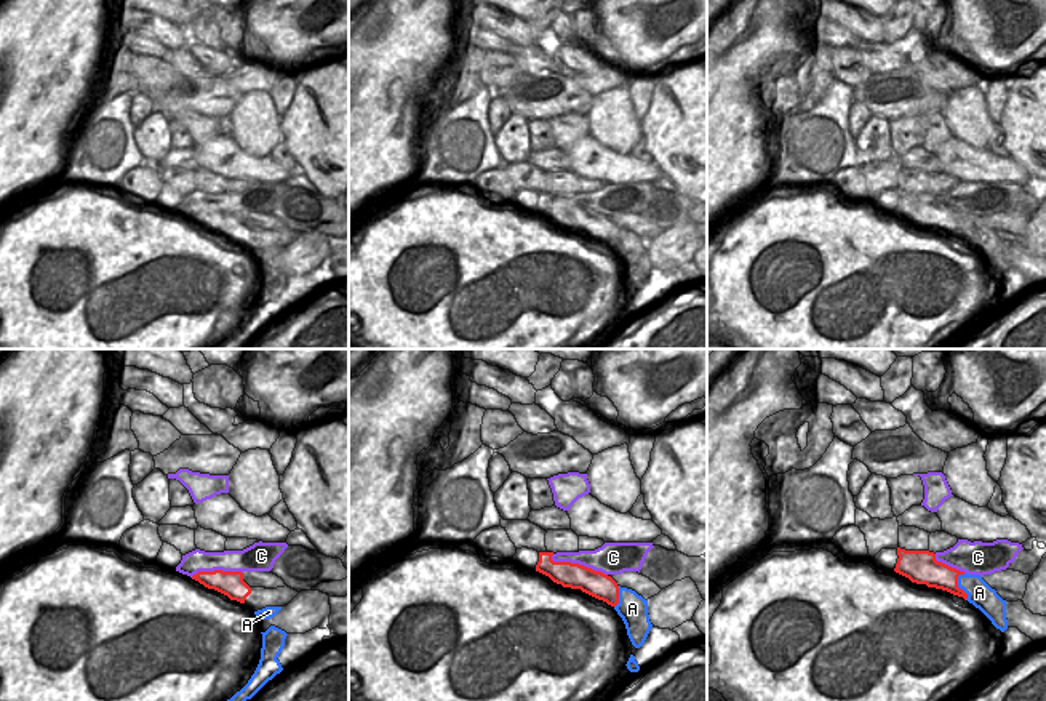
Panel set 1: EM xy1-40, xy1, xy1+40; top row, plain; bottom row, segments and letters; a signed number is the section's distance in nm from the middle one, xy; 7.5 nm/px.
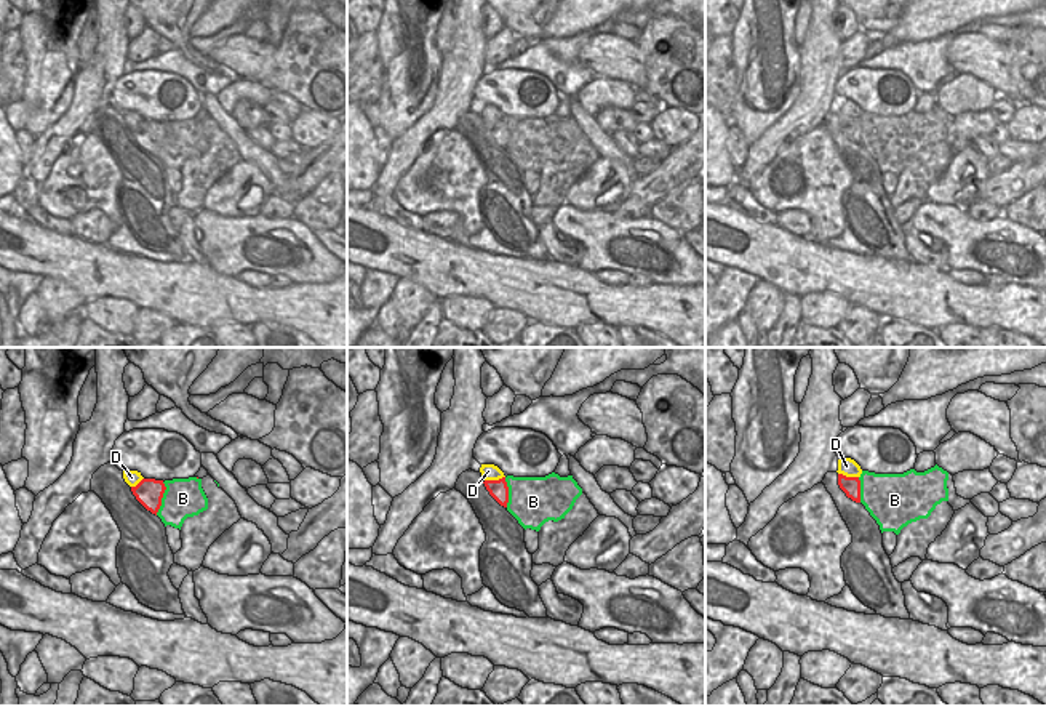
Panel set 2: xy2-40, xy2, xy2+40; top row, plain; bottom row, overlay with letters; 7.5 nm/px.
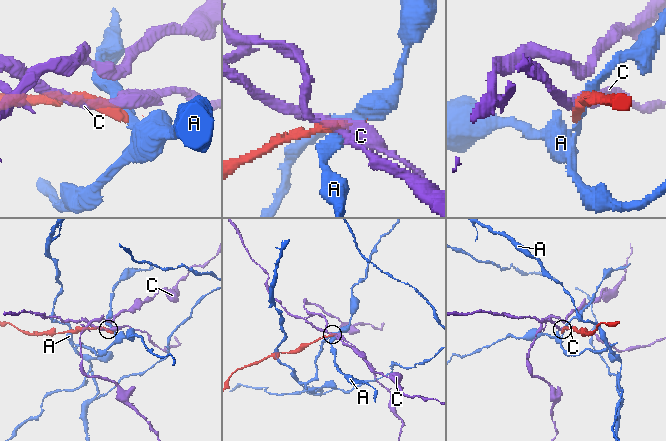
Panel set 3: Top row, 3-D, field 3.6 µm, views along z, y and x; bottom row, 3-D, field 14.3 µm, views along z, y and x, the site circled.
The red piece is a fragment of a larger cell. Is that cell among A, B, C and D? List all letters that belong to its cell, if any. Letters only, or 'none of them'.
none of them

